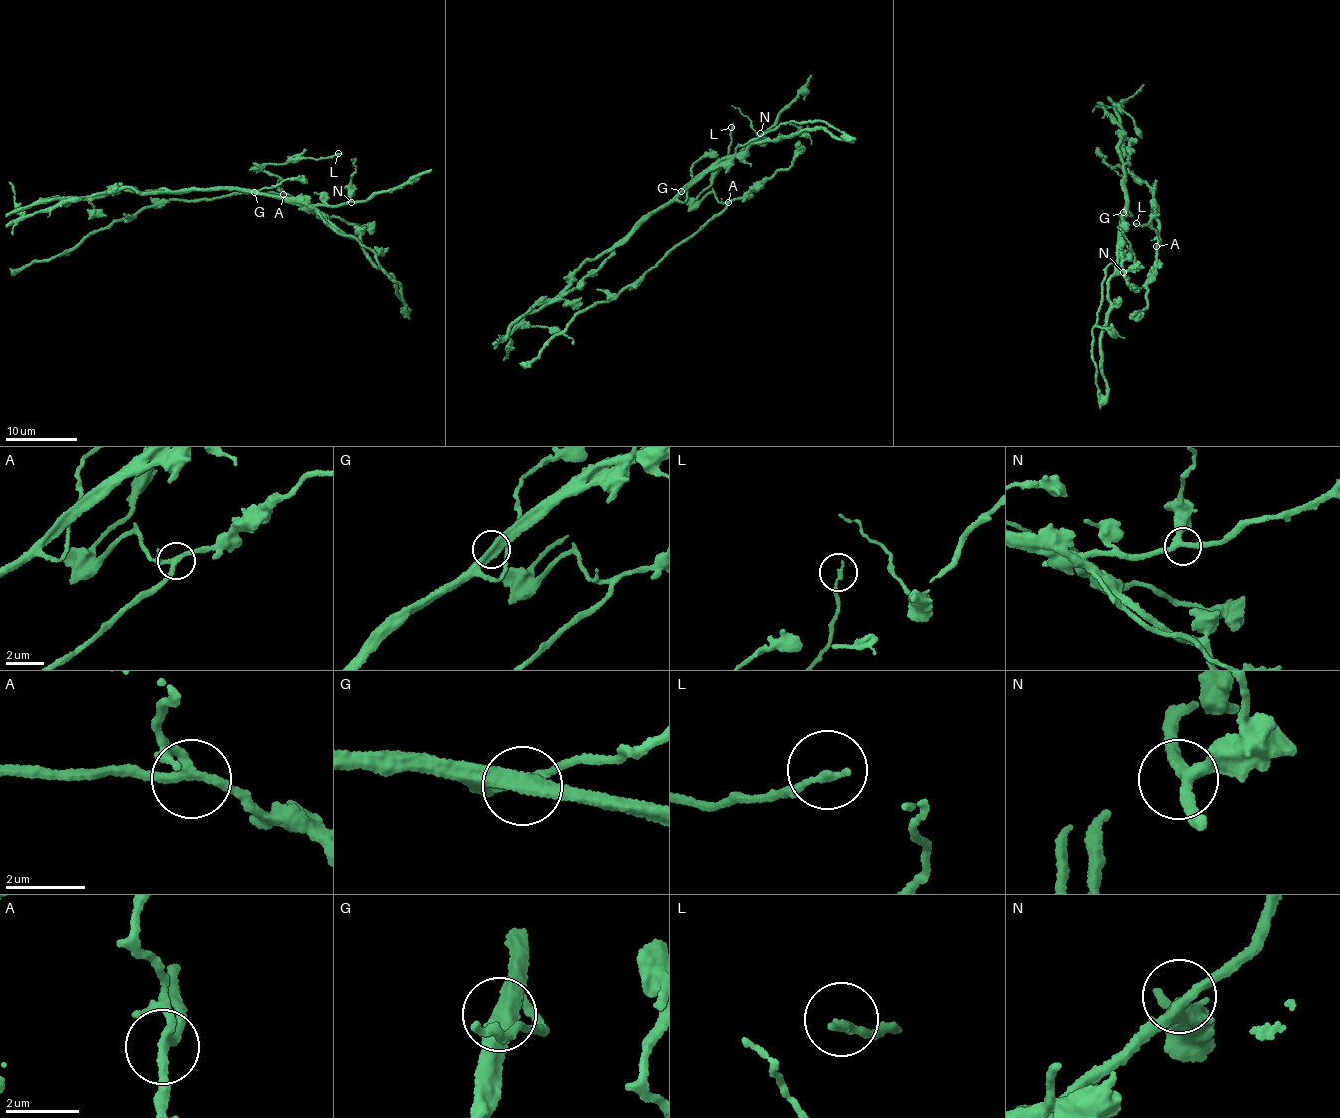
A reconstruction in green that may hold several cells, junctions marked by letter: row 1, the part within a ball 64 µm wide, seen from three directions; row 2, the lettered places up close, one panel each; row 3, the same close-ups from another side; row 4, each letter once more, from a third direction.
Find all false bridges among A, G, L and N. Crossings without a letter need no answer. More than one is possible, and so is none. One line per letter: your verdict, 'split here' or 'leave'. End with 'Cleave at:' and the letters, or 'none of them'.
A: leave
G: split here
L: leave
N: leave
Cleave at: G

